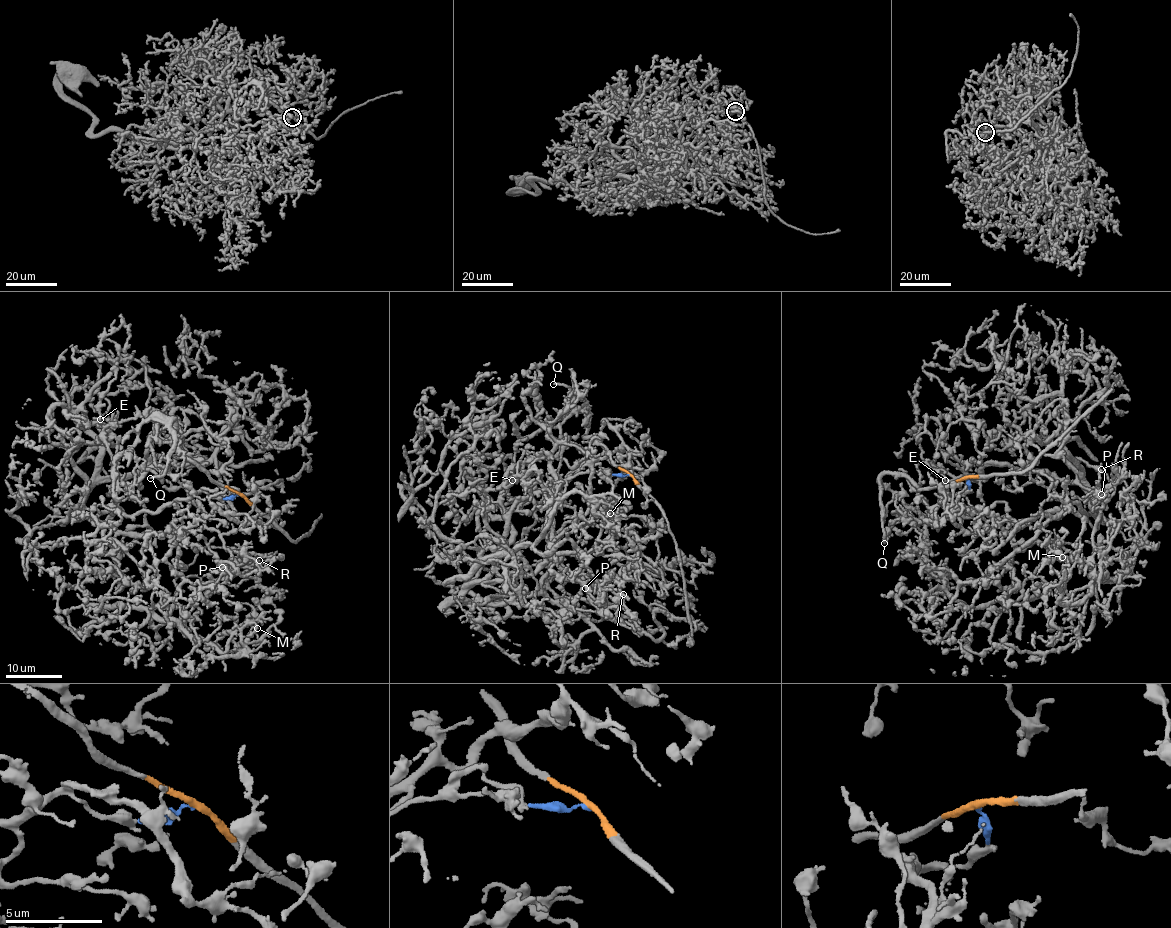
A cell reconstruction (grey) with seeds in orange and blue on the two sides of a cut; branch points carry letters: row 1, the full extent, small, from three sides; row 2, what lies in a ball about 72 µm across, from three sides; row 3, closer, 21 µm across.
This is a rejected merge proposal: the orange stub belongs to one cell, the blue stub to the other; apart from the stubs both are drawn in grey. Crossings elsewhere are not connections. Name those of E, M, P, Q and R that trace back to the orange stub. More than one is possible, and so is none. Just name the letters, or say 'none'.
Q

